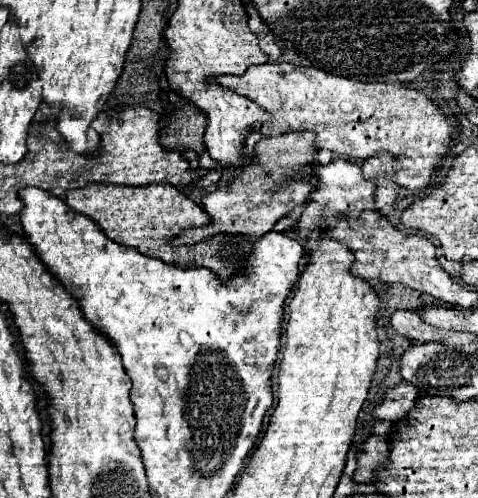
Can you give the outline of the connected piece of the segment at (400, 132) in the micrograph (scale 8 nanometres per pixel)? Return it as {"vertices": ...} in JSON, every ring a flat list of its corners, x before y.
{"vertices":[[258,64,250,66,242,76,216,76,210,82,226,86,240,96,250,98,262,110,272,114,270,122,256,122,252,130,264,136,278,136,284,132,298,132,298,130,312,130,318,136,318,146,332,150,344,158,360,158,366,160,370,154,388,152,398,160,394,182,402,188,422,190,430,184,434,174,434,164,442,160,448,152,450,142,450,124,446,116,418,90,404,88,400,84,366,84,350,78,342,78,336,74,322,72,318,68,302,68,292,64]]}

